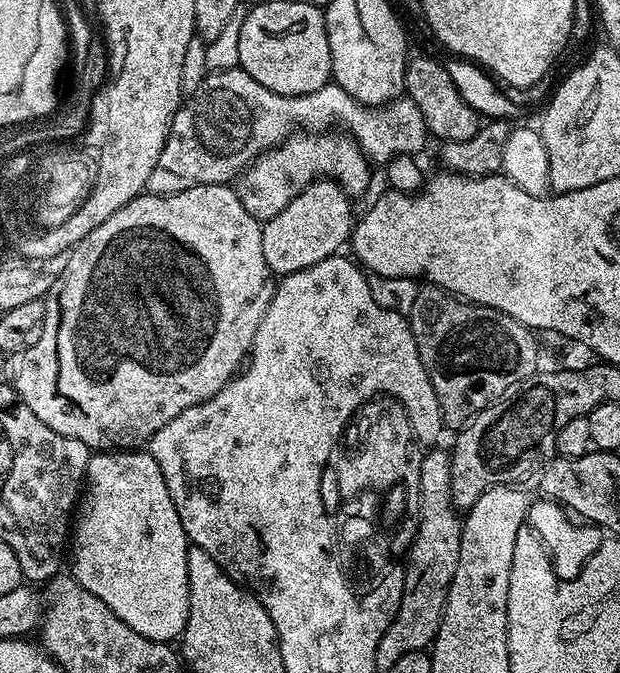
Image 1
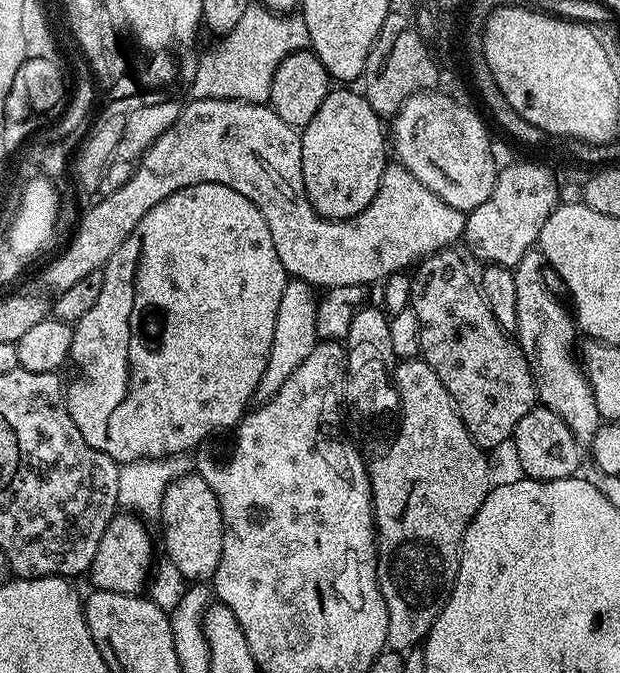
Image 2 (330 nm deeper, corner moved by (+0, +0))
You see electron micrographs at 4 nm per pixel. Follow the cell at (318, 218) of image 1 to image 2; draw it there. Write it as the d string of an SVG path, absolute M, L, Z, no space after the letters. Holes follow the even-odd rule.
M340 86L337 90L329 91L327 98L322 102L322 106L318 106L318 114L314 114L314 118L310 118L308 125L300 132L300 141L302 142L302 174L304 175L304 189L310 198L310 202L314 206L314 210L318 215L326 220L345 220L351 216L357 216L362 210L366 210L366 206L370 206L370 202L378 194L378 186L382 182L382 174L386 167L386 159L384 160L384 138L386 142L386 128L380 124L382 117L373 110L370 102L359 91L347 92L347 87Z

